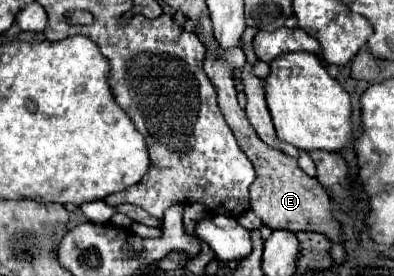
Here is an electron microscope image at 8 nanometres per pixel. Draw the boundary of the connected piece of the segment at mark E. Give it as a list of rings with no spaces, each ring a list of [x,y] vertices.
[[[218,48],[218,56],[214,56],[212,52],[206,54],[204,70],[206,70],[208,78],[212,80],[212,84],[216,86],[218,104],[220,104],[226,124],[232,128],[232,132],[238,140],[238,146],[242,148],[242,152],[248,156],[248,160],[256,168],[256,180],[250,188],[250,202],[252,202],[250,212],[254,212],[262,220],[262,224],[272,230],[284,228],[284,230],[292,230],[292,232],[300,232],[300,230],[320,232],[320,234],[328,236],[332,242],[342,244],[340,224],[330,214],[330,198],[328,198],[326,190],[320,186],[320,182],[316,178],[308,176],[306,172],[302,172],[296,158],[286,156],[286,154],[270,148],[268,144],[264,144],[258,138],[258,134],[254,132],[254,128],[250,126],[246,112],[240,108],[240,104],[236,100],[236,86],[234,86],[234,72],[242,64],[246,64],[246,56],[240,48],[230,50],[228,54],[224,54],[224,50]]]

